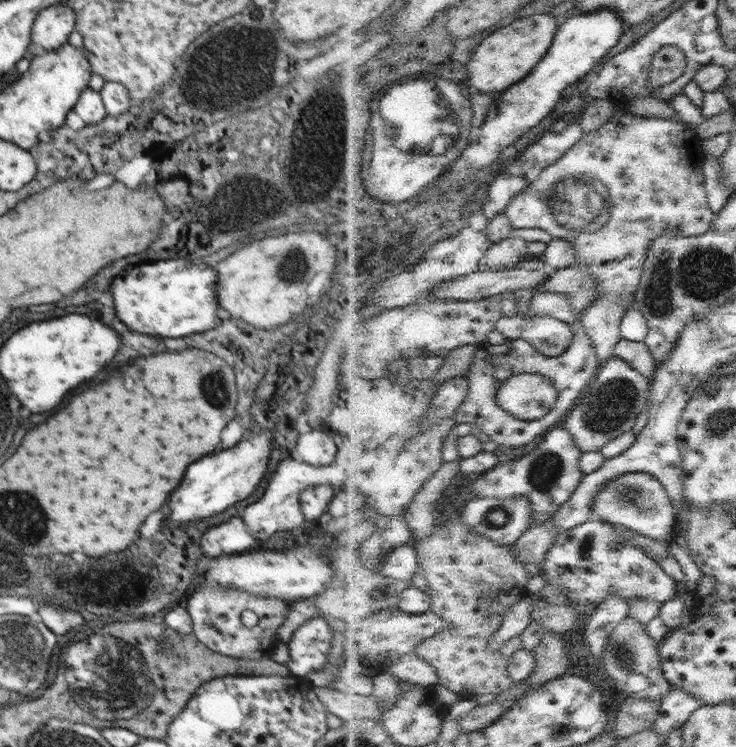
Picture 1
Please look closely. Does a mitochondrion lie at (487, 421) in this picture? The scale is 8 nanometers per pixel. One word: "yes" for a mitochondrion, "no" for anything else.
no

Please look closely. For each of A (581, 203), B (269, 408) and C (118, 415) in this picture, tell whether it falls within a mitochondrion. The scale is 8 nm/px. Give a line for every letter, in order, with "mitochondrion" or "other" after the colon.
A: mitochondrion
B: other
C: other

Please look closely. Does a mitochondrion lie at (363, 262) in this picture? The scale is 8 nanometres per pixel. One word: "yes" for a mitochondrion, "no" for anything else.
no

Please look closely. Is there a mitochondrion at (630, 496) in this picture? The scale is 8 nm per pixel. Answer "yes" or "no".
yes

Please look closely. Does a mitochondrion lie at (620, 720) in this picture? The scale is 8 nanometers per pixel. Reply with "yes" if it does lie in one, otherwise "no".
no

